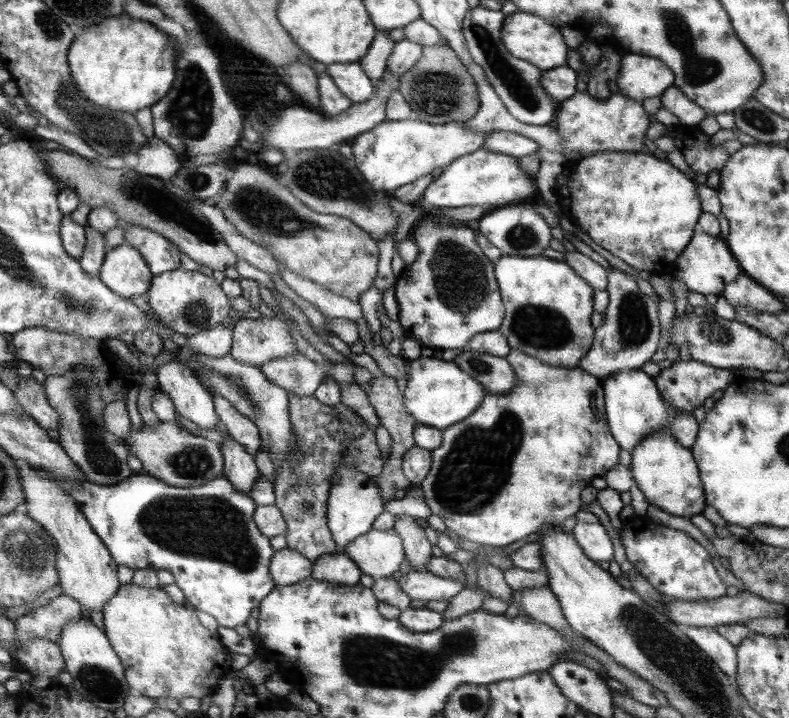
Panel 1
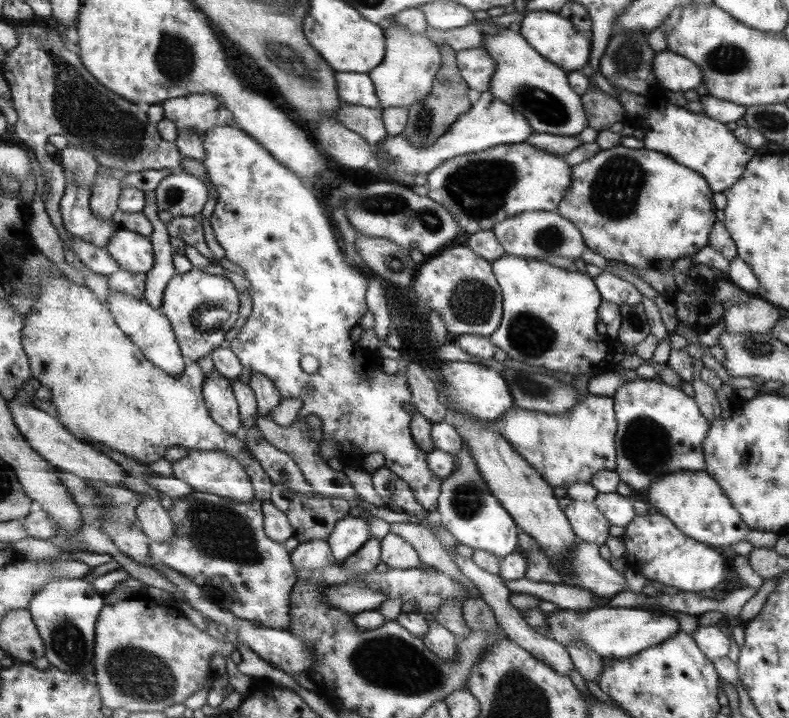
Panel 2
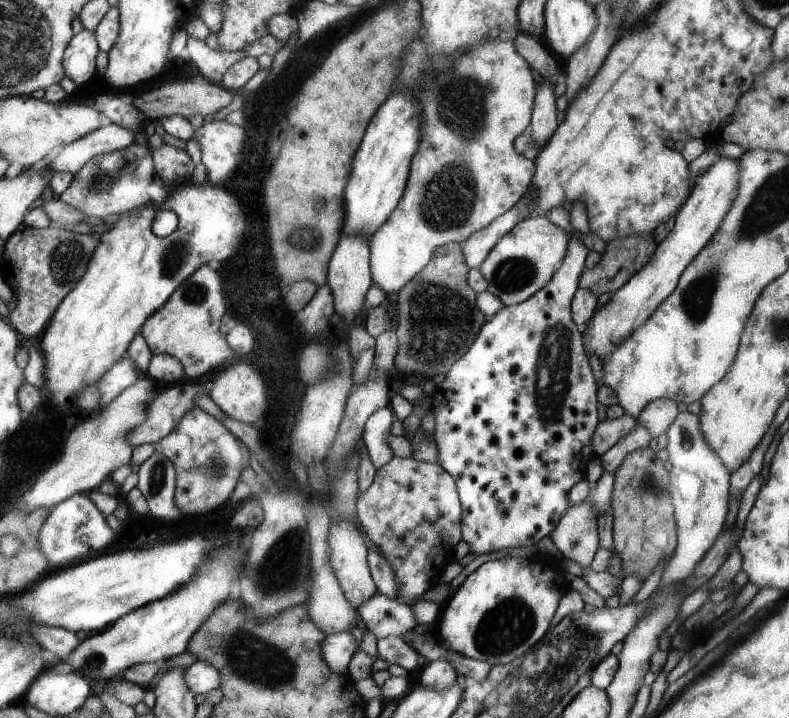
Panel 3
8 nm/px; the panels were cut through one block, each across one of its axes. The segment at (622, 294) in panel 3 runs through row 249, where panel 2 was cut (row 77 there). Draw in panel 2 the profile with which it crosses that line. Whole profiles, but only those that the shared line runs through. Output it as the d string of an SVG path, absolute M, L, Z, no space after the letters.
M657 52L653 70L657 84L672 92L686 92L704 84L704 74L698 66L674 52Z

